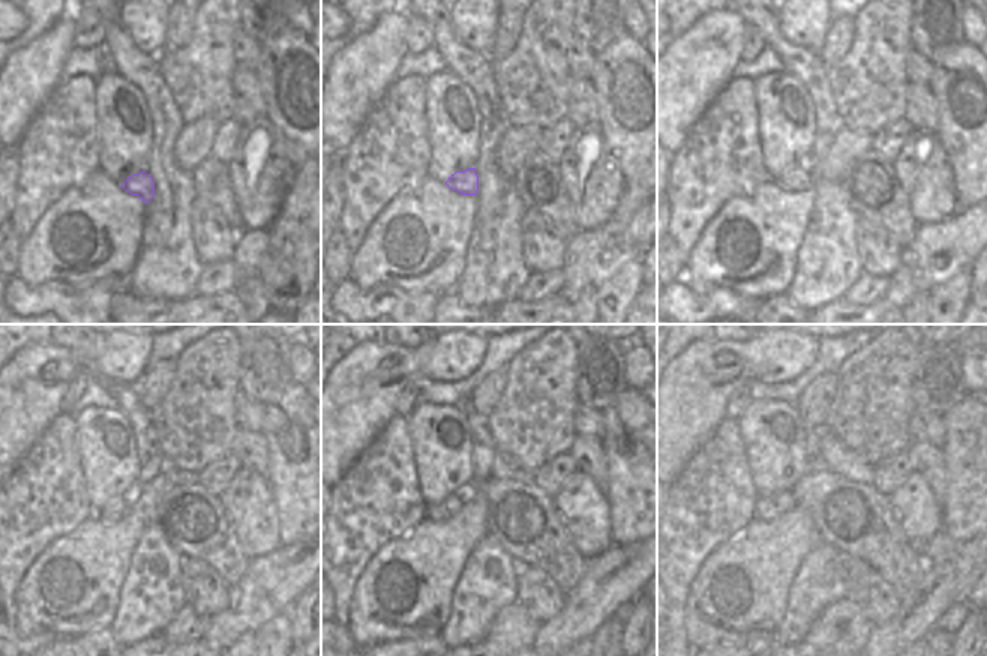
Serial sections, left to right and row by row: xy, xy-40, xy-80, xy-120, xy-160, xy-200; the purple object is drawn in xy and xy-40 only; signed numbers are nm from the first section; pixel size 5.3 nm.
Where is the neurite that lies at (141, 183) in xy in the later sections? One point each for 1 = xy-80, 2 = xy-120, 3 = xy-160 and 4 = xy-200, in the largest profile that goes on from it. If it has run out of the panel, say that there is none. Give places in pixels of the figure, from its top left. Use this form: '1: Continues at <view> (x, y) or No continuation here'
1: Continues at xy-80 (798, 179)
2: Continues at xy-120 (116, 509)
3: Continues at xy-160 (447, 508)
4: Continues at xy-200 (774, 506)

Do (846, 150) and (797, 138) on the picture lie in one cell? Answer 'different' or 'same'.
different

